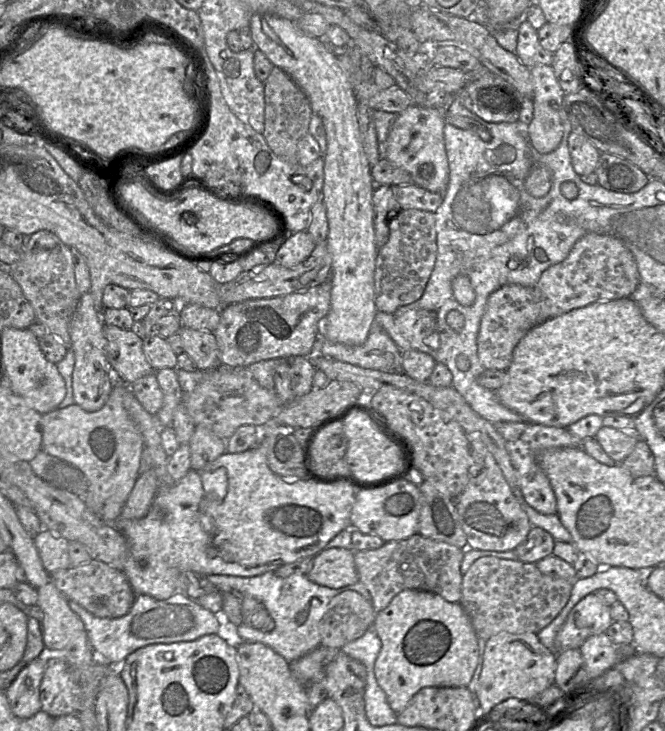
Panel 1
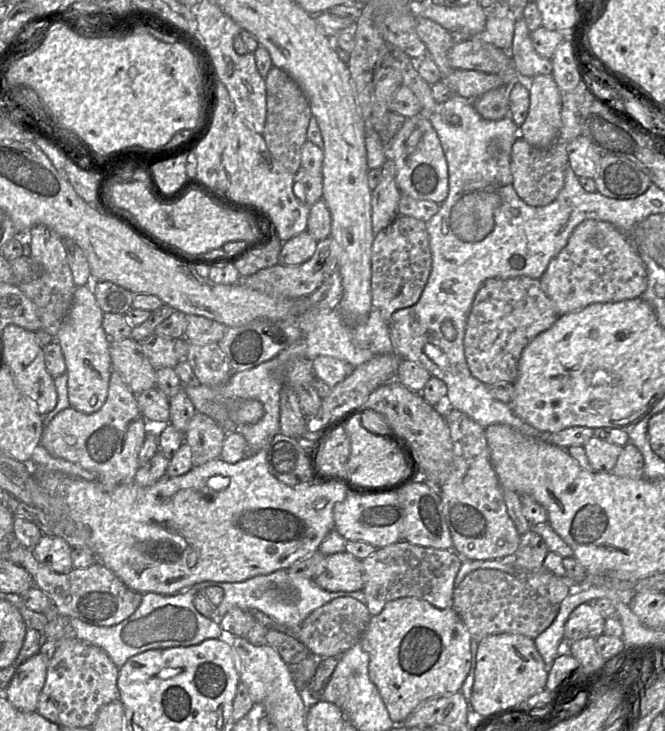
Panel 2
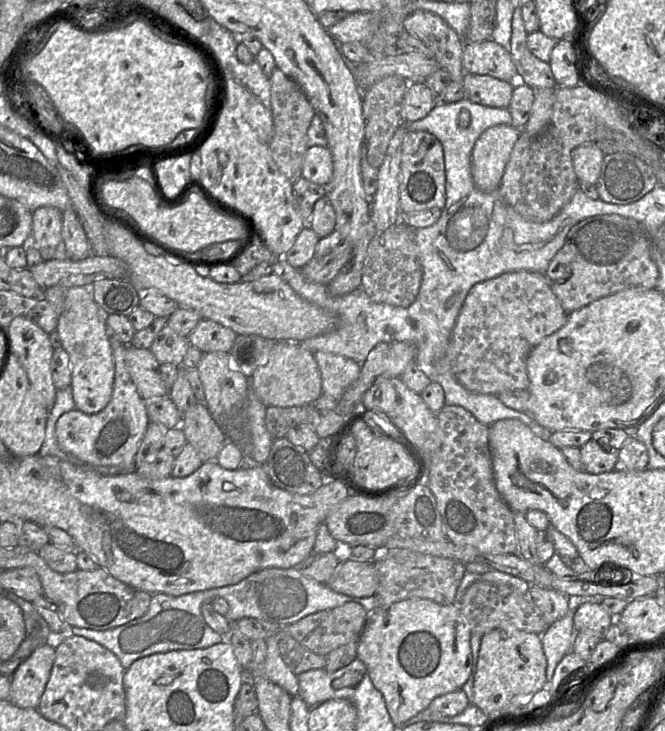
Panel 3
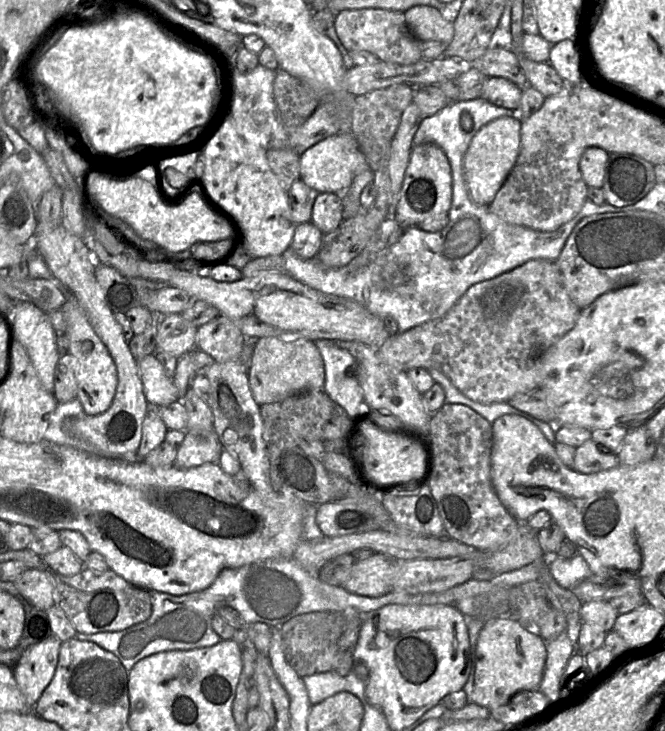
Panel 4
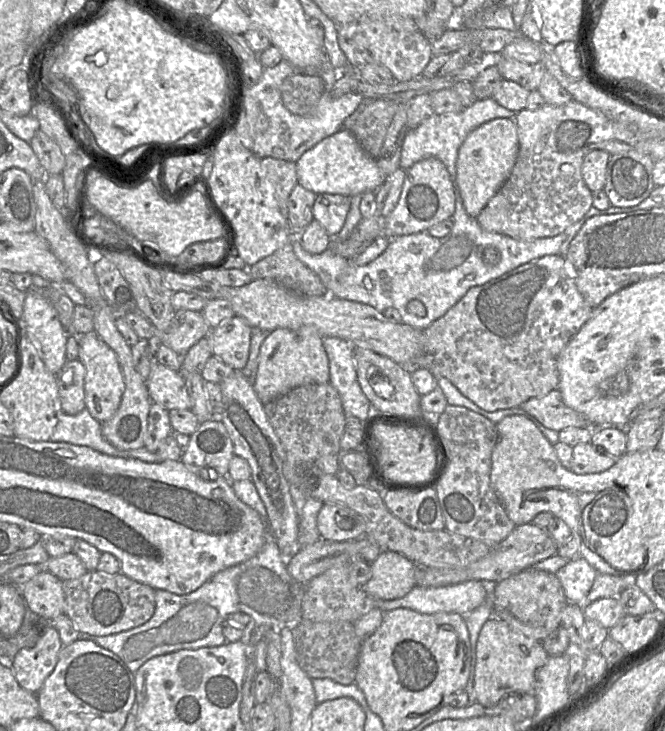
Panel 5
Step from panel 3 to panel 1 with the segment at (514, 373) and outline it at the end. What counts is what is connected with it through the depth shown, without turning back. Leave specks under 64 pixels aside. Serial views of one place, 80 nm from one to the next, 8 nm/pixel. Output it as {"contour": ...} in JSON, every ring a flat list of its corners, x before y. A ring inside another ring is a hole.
{"contour":[[508,284,490,294,481,318,477,336,477,353,485,369,505,371,519,341,542,322,542,311,535,287]]}

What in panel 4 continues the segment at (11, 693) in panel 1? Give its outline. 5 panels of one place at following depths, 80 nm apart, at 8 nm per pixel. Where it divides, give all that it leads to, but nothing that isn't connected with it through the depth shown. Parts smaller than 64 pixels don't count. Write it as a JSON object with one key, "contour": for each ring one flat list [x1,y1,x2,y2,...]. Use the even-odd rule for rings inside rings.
{"contour":[[51,635,28,648,13,668,17,685,31,706,35,706,54,675,61,643]]}

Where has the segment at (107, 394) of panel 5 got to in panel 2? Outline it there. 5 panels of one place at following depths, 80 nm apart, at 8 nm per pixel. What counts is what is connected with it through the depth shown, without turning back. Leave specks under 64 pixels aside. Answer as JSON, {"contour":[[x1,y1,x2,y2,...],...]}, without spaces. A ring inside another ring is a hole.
{"contour":[[92,282,77,286,72,306,55,337,65,358,70,405,85,414,100,410,108,397,112,362,110,338,102,326,103,314,92,291]]}

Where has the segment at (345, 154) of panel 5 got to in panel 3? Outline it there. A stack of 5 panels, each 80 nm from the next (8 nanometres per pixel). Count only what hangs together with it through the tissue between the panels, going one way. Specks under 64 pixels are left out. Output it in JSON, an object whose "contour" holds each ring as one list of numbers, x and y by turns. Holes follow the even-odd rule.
{"contour":[[310,146,305,152,302,176,307,180,326,186,332,179,332,155,326,146]]}

